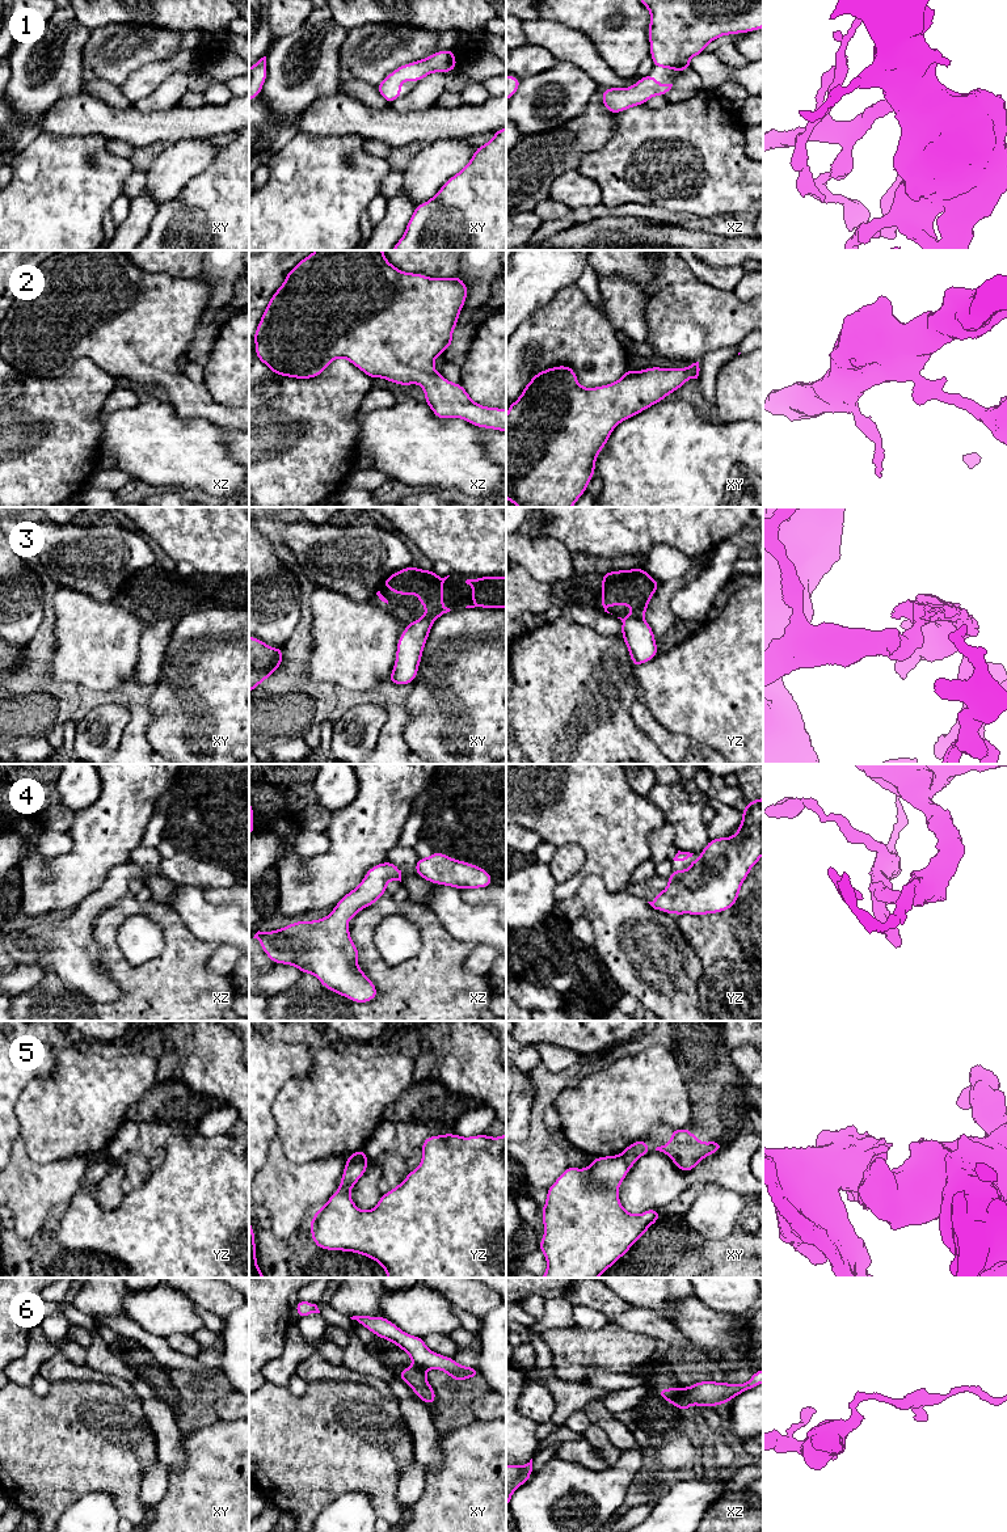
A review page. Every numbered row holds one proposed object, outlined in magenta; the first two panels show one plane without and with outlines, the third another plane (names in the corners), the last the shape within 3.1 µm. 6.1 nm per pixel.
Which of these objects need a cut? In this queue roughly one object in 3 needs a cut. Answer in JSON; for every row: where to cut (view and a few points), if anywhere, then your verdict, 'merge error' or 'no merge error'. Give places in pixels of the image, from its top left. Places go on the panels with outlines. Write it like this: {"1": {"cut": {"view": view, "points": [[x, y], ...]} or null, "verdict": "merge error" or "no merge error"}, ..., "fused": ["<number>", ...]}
{"1": {"cut": null, "verdict": "no merge error"}, "2": {"cut": null, "verdict": "no merge error"}, "3": {"cut": {"view": "yz", "points": [[643, 617], [626, 617], [622, 621]]}, "verdict": "merge error"}, "4": {"cut": null, "verdict": "no merge error"}, "5": {"cut": {"view": "yz", "points": [[367, 1160], [346, 1164]]}, "verdict": "merge error"}, "6": {"cut": {"view": "xz", "points": [[677, 1387], [678, 1395], [671, 1404]]}, "verdict": "merge error"}, "fused": ["3", "5", "6"]}

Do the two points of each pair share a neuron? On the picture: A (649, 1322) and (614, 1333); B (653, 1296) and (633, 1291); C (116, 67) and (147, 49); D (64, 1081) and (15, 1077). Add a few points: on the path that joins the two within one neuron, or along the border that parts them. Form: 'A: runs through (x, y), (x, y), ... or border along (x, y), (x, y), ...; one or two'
A: border along (610, 1321), (627, 1329), (643, 1332), (654, 1340); two
B: runs through (648, 1291), (639, 1291); one
C: runs through (123, 59), (134, 49), (139, 49); one
D: border along (54, 1056), (55, 1068), (37, 1076), (16, 1105); two

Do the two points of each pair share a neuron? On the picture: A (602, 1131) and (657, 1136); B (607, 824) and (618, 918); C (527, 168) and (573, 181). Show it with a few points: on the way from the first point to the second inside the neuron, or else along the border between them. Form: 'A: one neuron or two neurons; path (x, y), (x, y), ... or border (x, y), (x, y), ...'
A: two neurons; border (658, 1125), (644, 1139), (632, 1142), (622, 1152)
B: two neurons; border (589, 874), (595, 874), (611, 891), (623, 890)
C: two neurons; border (574, 168), (564, 171), (553, 181), (548, 197)

